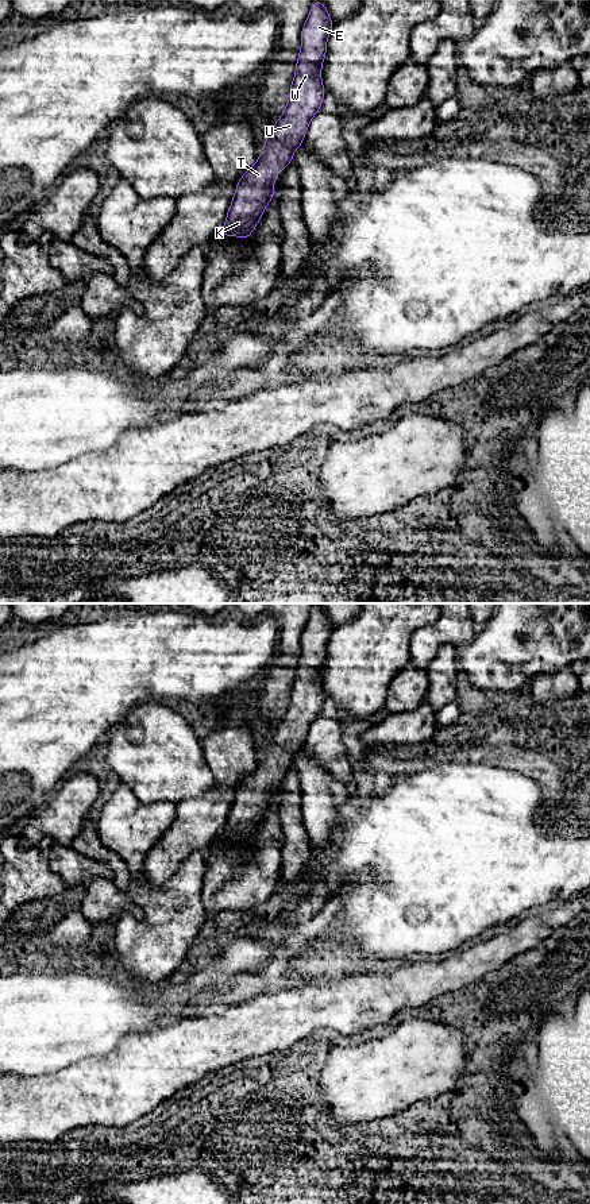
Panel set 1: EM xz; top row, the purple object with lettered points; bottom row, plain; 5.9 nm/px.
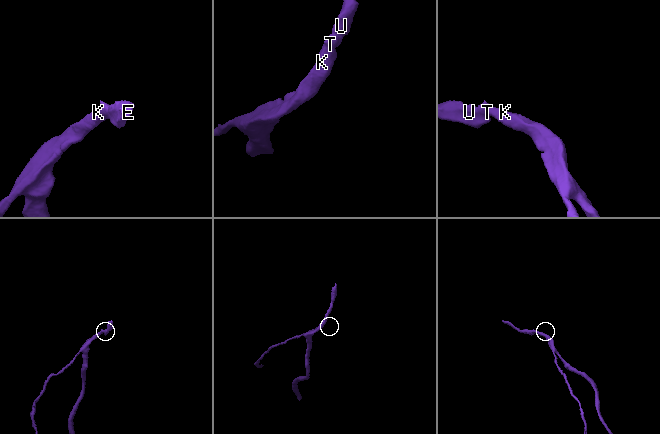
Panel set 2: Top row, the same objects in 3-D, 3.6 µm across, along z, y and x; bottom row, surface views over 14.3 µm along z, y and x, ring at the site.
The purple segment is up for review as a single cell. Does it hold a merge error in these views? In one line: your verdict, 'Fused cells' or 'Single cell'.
Single cell

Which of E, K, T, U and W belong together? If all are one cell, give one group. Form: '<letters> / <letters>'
E K T U W

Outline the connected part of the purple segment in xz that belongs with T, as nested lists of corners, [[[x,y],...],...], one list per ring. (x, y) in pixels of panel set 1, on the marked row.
[[[321,0],[313,1],[311,12],[301,28],[301,49],[298,51],[296,73],[284,113],[270,127],[258,161],[239,180],[223,228],[223,236],[248,239],[262,219],[267,204],[274,198],[274,182],[278,174],[293,161],[294,151],[302,144],[309,123],[320,111],[325,96],[321,67],[327,54],[327,40],[333,27],[328,9]]]

